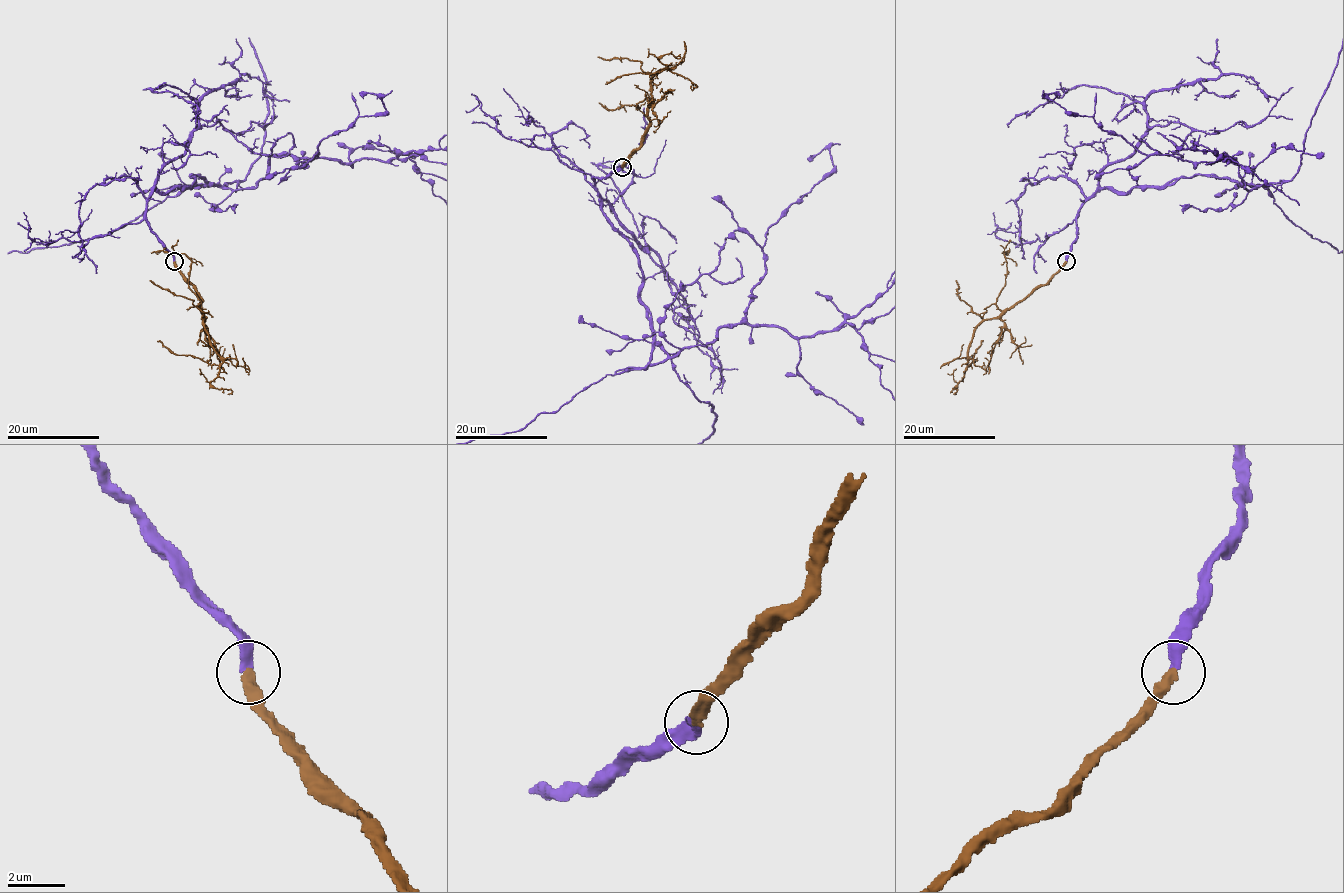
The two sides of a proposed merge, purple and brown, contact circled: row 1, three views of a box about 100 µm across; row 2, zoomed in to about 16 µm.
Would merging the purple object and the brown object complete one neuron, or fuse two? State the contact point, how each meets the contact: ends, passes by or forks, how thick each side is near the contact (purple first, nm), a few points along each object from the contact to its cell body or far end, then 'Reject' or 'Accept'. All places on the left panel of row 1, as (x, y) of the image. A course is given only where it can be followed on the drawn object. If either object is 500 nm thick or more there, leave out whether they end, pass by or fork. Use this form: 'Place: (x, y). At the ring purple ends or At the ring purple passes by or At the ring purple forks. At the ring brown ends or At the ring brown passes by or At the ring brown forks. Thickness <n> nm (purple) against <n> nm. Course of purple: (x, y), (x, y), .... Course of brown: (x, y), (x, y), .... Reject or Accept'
Place: (174, 261). At the ring purple ends. At the ring brown ends. Thickness 280 nm (purple) against 400 nm. Course of brown: (174, 262), (174, 266), (201, 299), (203, 325), (222, 363), (208, 364), (189, 355), (176, 355), (157, 341). Accept

